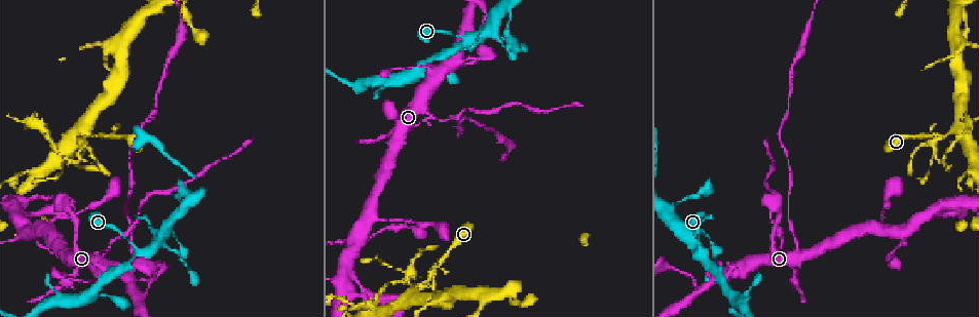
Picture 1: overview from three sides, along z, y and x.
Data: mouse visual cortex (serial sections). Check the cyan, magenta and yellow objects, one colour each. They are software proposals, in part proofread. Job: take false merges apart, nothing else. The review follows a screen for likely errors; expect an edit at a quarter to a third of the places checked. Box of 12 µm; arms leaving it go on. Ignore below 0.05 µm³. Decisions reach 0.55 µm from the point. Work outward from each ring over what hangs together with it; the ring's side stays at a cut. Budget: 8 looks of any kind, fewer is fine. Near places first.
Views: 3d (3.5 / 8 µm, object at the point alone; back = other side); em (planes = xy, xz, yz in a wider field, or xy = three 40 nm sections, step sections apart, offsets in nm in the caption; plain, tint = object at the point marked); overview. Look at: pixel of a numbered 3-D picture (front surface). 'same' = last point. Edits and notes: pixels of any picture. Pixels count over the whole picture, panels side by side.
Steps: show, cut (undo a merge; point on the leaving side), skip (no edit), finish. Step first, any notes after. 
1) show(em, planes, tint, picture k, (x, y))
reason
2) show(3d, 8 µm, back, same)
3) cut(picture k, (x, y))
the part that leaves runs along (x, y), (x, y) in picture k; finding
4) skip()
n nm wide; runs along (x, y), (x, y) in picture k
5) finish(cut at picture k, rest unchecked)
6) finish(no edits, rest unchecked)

show(3d, 3.5 µm, back, picture 1, (110, 244))
narrows sharply

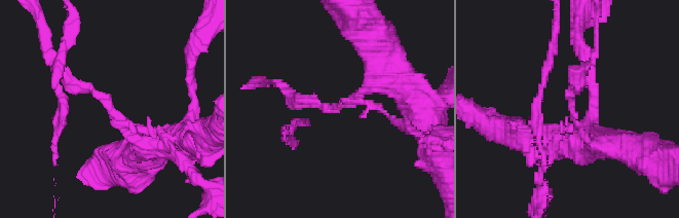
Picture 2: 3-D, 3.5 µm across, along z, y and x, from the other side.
cut(picture 2, (572, 91))
arms of 200, 250 nm; the part that leaves runs along (573, 116), (568, 95), (595, 57) in picture 2; a second cell is stuck on

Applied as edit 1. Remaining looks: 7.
show(overview)
see it whole again

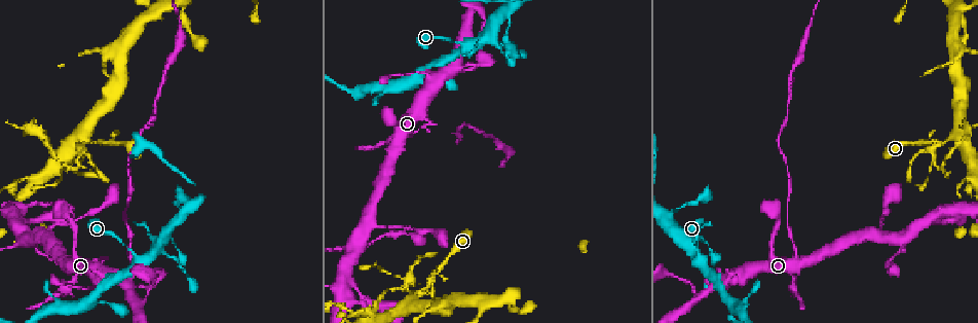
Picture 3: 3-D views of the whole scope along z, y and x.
show(3d, 3.5 µm, picture 3, (83, 150))
sharp bend

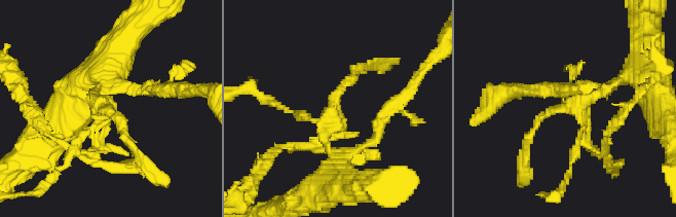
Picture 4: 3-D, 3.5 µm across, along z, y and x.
cut(picture 4, (606, 150))
the part that leaves runs along (584, 132), (605, 154), (605, 136), (621, 116) in picture 4; two cells meet here

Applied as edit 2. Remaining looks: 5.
show(3d, 3.5 µm, picture 3, (19, 180))
sudden change in width

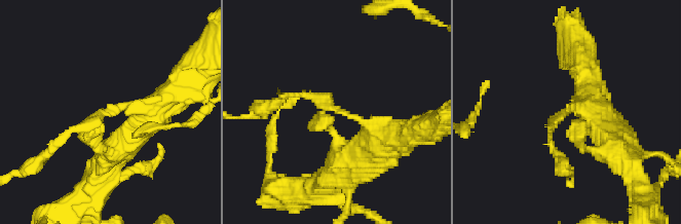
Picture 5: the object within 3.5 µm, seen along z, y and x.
show(em, planes, tint, picture 5, (335, 110))
arms of 100, 400 nm; now the EM

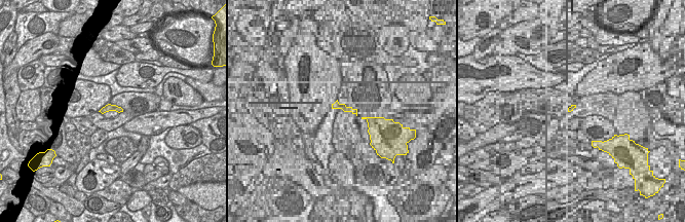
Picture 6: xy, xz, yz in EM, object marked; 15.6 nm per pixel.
skip()
120 nm wide; runs along (120, 109), (107, 108), (102, 111) in picture 6; continuous, no second cell

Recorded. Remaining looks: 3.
finish(cut at picture 2, cut at picture 4, rest unchecked)

